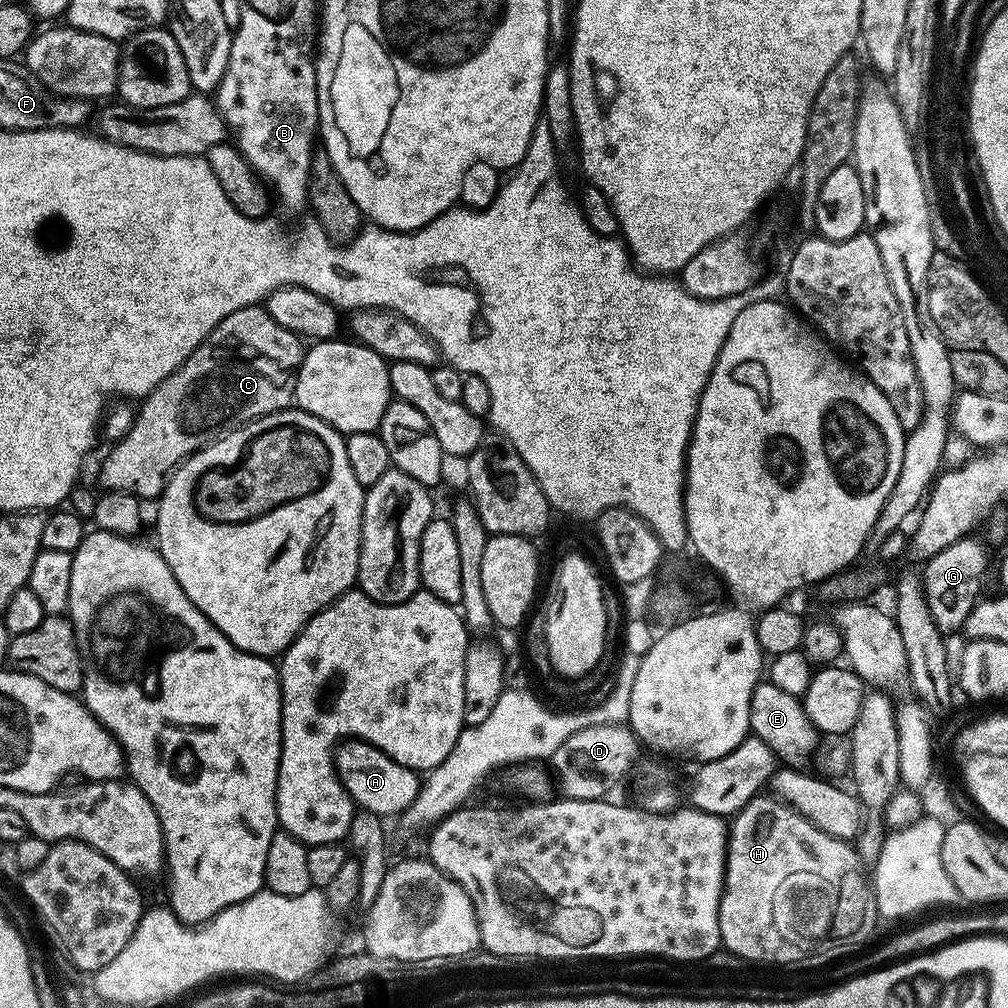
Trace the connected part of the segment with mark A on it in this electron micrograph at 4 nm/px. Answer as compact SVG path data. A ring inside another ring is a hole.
M348 738L336 745L334 753L336 773L350 794L353 805L381 818L399 817L414 802L420 790L421 777L412 769L394 762L383 748L376 748L359 738Z

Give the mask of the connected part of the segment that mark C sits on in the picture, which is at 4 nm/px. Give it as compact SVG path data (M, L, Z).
M260 306L234 310L148 396L135 413L130 430L115 441L100 464L101 489L128 492L141 501L155 501L170 473L187 456L228 432L263 416L283 412L294 400L295 369L304 359L301 341L286 326L278 326Z

